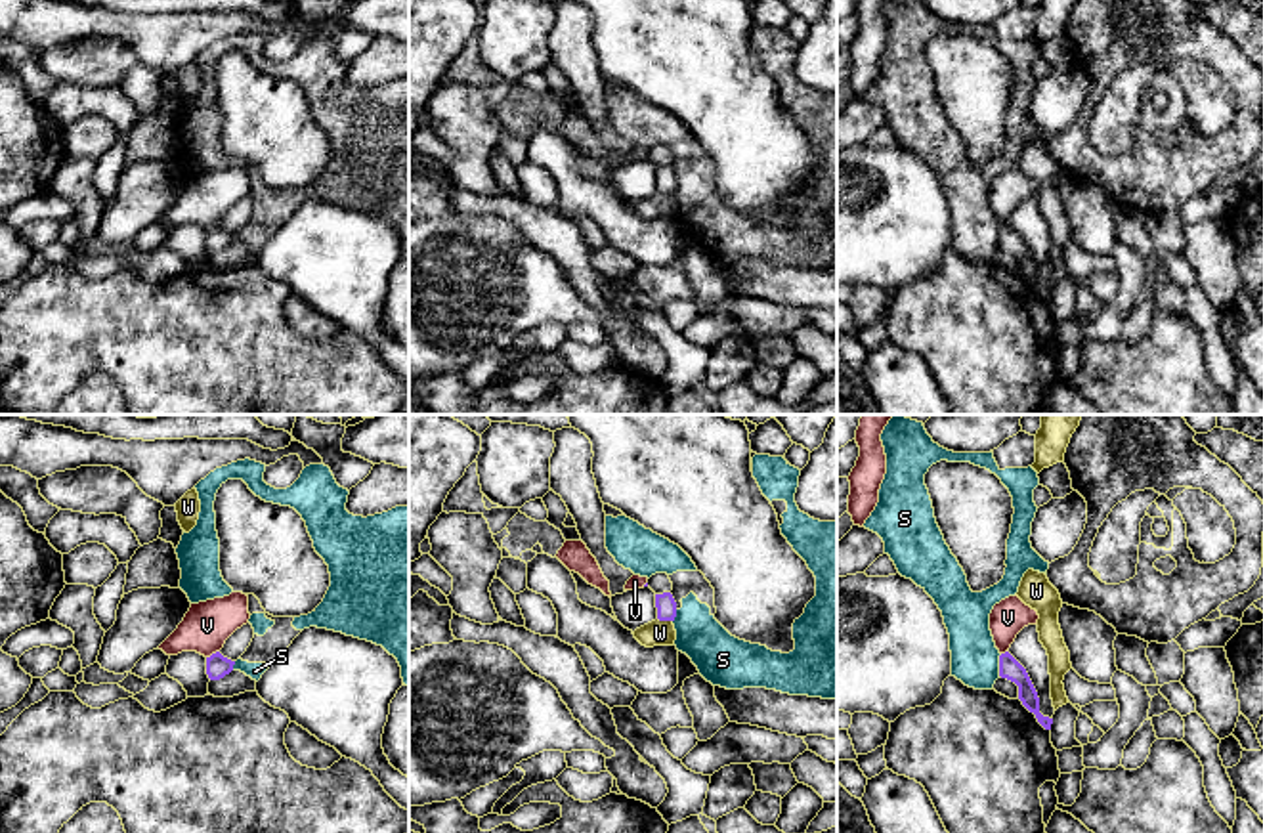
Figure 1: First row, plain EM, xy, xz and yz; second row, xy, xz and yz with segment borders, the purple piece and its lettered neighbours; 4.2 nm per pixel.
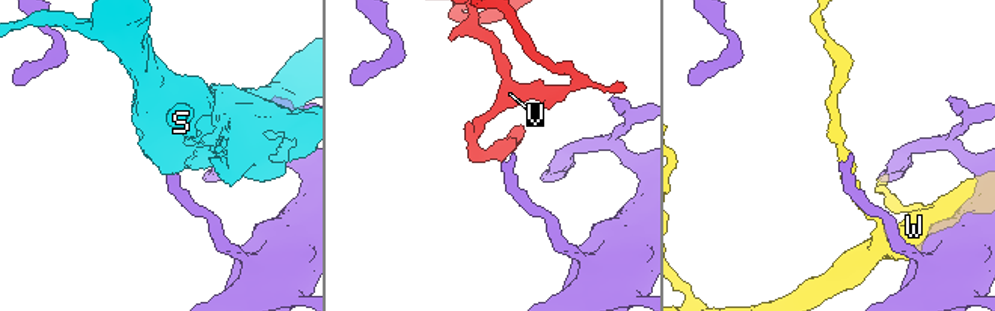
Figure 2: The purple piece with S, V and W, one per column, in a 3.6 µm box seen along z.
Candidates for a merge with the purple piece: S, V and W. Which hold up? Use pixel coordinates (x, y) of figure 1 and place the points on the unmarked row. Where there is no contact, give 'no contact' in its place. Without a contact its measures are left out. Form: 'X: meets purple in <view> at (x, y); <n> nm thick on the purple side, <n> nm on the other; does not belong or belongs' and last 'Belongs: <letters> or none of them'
S: meets purple in yz at (1000, 237); 90 nm thick on the purple side, 200 nm on the other; does not belong
V: meets purple in xy at (213, 226); 100 nm thick on the purple side, 200 nm on the other; belongs
W: meets purple in xz at (665, 192); 90 nm thick on the purple side, 110 nm on the other; does not belong
Belongs: V

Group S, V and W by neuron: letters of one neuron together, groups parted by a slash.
S / V / W

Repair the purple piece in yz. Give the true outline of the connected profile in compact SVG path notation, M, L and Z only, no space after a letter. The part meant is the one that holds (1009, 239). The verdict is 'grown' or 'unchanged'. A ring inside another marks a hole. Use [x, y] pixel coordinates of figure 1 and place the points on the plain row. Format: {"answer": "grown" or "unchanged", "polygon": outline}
{"answer": "grown", "polygon": "M1017 166L1001 172L990 185L990 203L999 222L999 248L1018 258L1018 271L1036 287L1038 294L1051 302L1053 290L1039 285L1038 264L1026 245L1026 241L1009 225L1017 206L1028 199L1038 197L1038 183L1026 178Z"}

